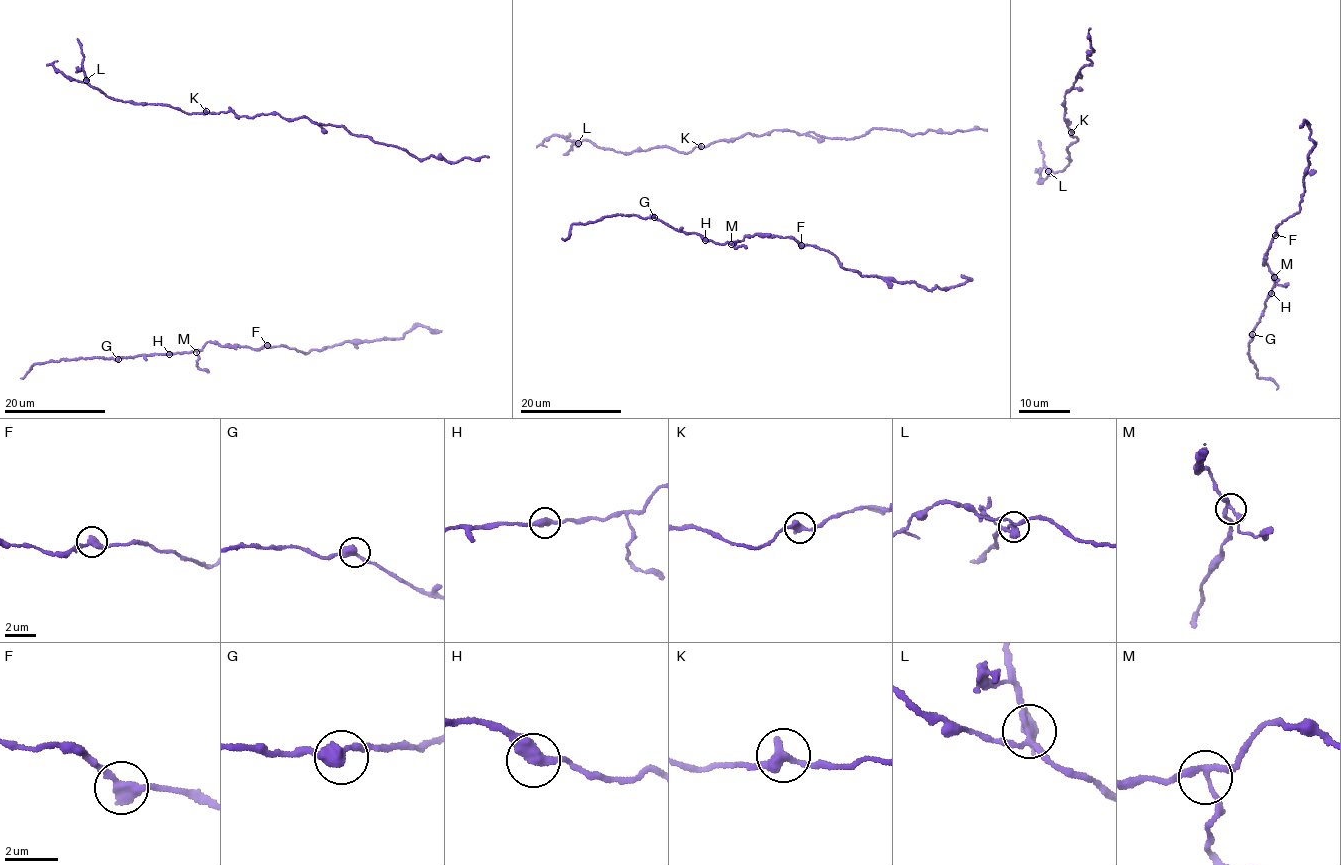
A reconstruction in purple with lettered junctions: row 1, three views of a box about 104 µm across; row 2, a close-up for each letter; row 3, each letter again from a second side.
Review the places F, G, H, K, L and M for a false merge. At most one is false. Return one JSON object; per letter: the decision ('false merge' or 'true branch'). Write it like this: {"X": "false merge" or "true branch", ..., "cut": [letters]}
{"F": "true branch", "G": "true branch", "H": "true branch", "K": "true branch", "L": "false merge", "M": "true branch", "cut": ["L"]}

